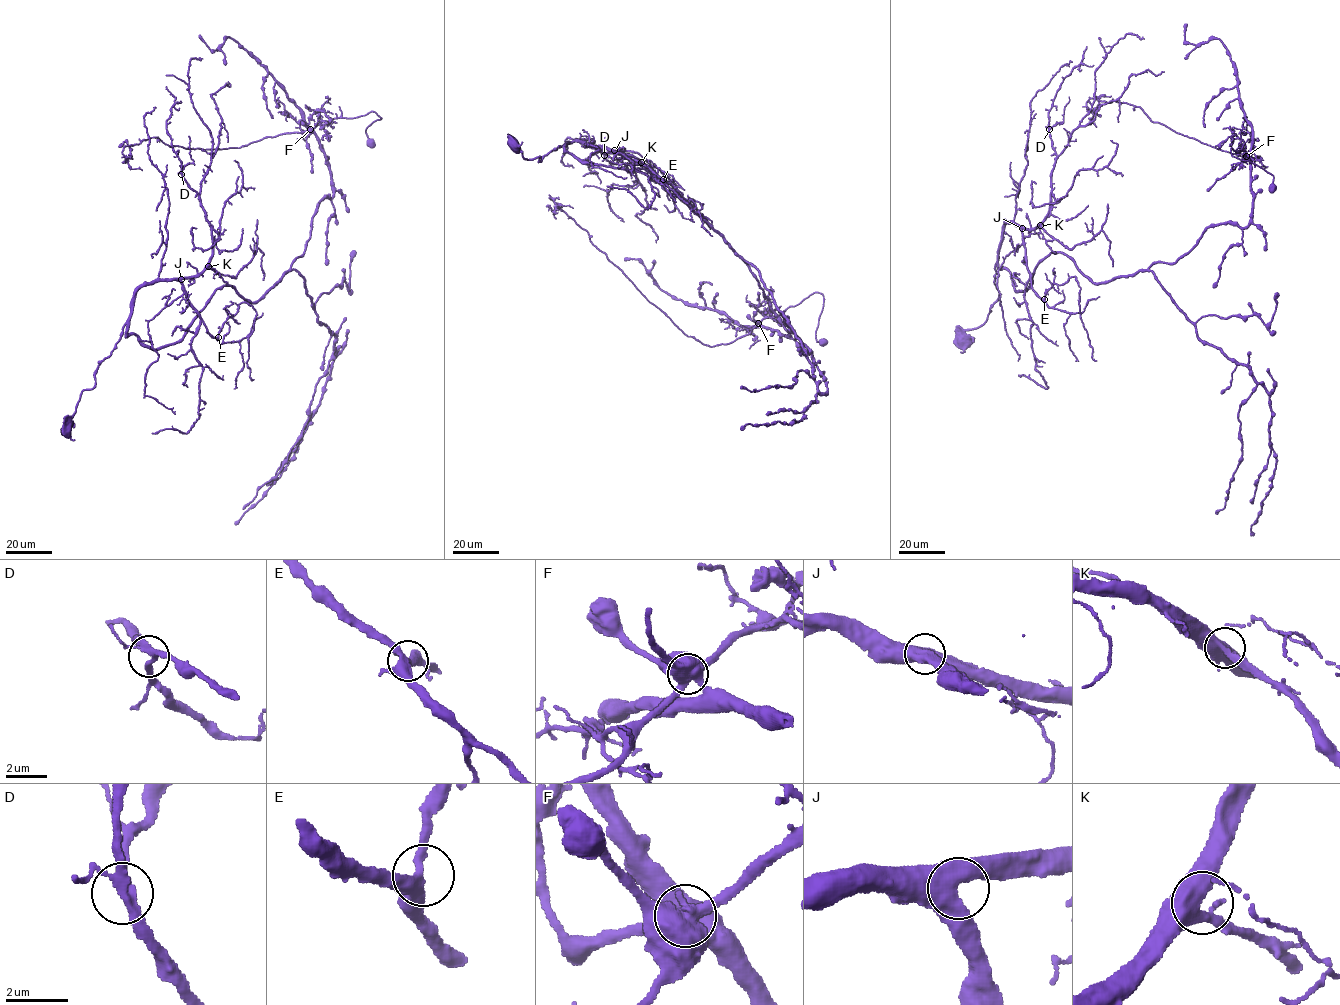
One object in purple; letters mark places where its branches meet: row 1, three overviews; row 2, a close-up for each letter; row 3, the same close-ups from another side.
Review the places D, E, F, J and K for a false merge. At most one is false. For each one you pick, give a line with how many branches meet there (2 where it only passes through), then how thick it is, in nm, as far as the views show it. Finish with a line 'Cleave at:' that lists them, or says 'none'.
F: 4 branches meet; 550 nm thick
Cleave at: F

